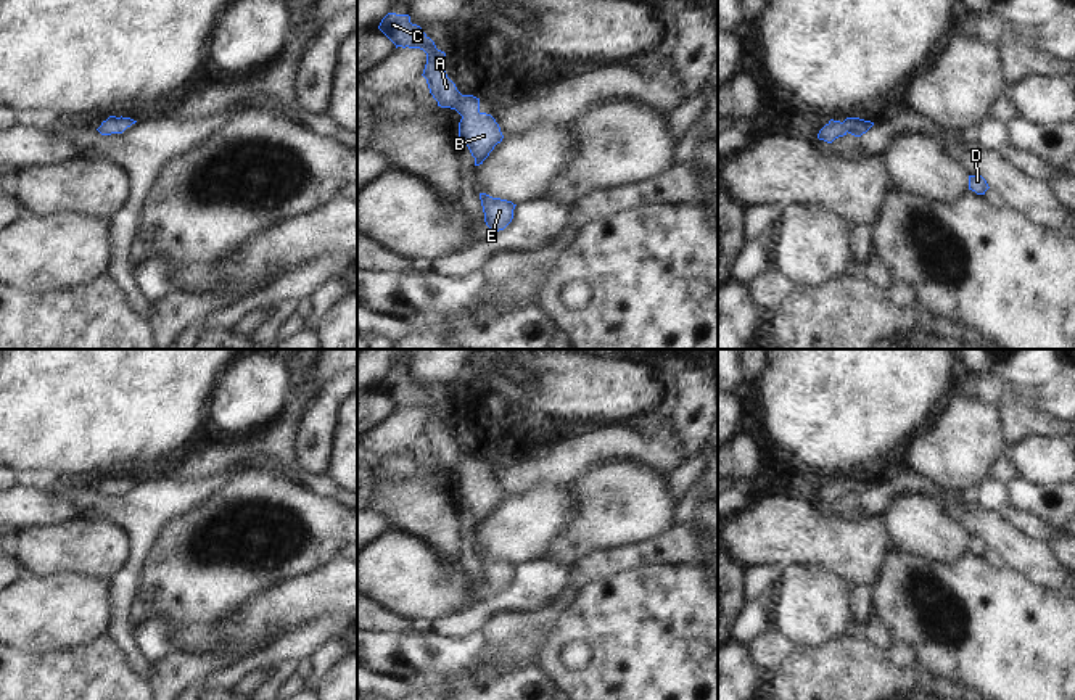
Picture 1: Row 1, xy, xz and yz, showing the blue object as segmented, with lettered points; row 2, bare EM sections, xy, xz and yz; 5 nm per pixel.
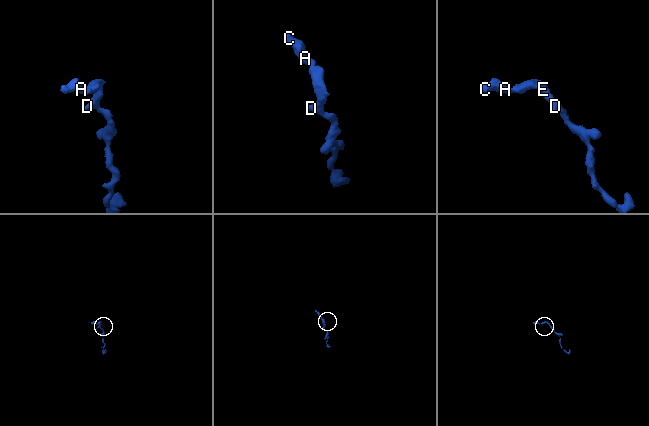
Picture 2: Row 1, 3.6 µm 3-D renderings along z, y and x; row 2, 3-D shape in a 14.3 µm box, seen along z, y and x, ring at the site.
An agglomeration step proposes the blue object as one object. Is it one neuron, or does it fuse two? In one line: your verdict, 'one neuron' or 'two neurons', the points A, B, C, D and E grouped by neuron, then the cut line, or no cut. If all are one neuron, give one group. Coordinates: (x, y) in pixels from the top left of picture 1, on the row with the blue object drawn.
one neuron; groups A B C D E; cut none

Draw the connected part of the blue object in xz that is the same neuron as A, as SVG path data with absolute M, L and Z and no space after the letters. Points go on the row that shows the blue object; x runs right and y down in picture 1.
M388 13L378 29L397 47L420 48L426 53L423 77L430 93L441 108L455 109L462 119L459 122L459 140L463 142L475 166L483 164L504 135L491 114L480 111L480 98L462 95L446 74L446 53L438 50L435 42L417 24L410 23L409 14Z

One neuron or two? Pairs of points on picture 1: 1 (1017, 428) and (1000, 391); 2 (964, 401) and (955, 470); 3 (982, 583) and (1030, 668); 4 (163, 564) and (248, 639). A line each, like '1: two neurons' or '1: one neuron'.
1: two neurons
2: one neuron
3: one neuron
4: two neurons

